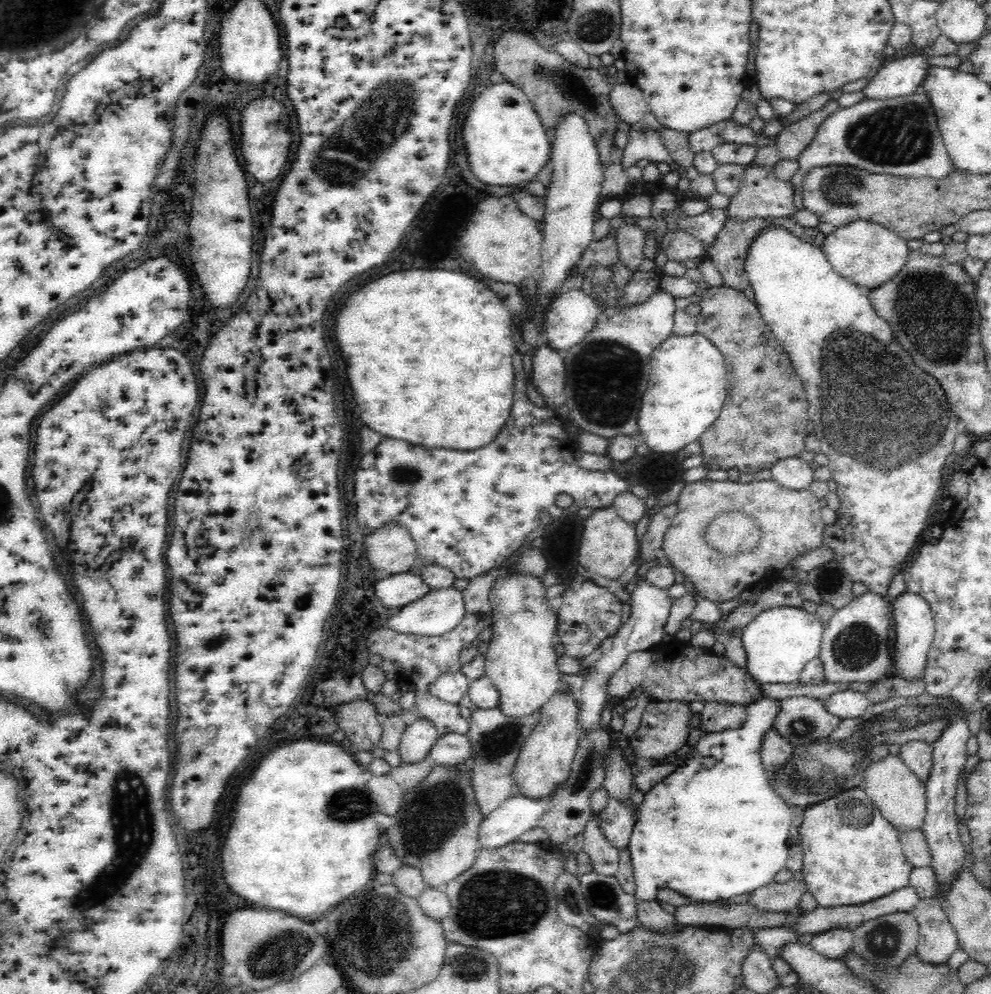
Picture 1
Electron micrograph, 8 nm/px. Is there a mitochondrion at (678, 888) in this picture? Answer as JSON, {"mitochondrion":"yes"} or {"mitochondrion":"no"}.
{"mitochondrion":"no"}

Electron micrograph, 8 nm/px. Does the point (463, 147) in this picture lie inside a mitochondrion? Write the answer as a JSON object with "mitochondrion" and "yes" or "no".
{"mitochondrion":"no"}

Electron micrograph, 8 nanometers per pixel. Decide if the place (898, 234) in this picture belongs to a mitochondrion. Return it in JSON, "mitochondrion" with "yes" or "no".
{"mitochondrion":"no"}

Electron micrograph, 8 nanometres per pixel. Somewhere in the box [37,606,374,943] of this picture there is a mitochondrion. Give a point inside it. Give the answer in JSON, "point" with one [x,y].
{"point":[132,824]}

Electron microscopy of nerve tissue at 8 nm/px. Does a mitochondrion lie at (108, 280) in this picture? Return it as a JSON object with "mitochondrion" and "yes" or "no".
{"mitochondrion":"no"}

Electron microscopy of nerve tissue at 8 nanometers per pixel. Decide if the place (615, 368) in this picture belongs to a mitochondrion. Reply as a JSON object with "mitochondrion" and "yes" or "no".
{"mitochondrion":"yes"}

